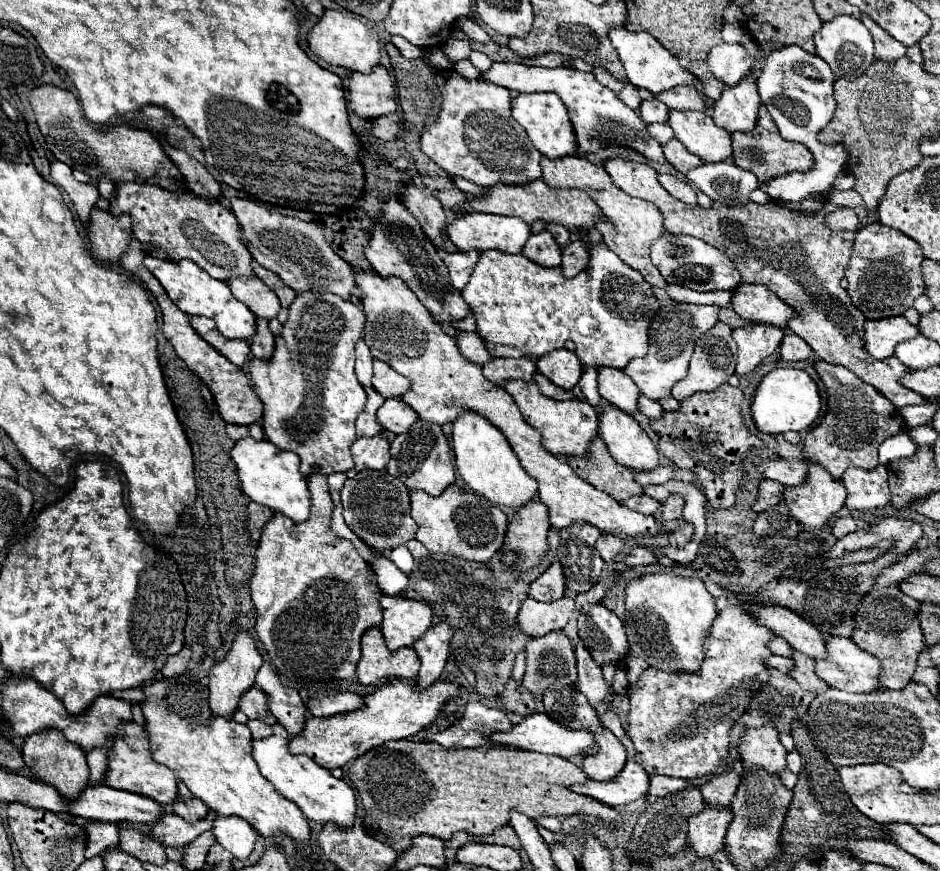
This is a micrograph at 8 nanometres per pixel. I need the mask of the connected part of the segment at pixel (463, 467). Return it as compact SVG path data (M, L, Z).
M463 411L451 425L457 471L475 493L487 497L495 505L515 509L535 497L537 481L523 471L517 455L509 447L509 441L497 427L493 427L493 423L489 423L483 415L477 415L475 411Z

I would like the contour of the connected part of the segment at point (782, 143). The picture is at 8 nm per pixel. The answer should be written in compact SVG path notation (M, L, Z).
M761 105L759 107L759 117L757 117L757 125L753 131L749 133L733 133L733 161L737 167L741 169L749 169L761 183L773 179L773 177L781 177L785 173L791 171L809 171L813 167L813 155L809 153L809 149L801 143L793 143L793 141L785 141L769 111Z

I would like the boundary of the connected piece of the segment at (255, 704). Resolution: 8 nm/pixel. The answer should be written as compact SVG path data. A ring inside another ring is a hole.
M251 687L247 691L247 695L243 695L239 699L239 711L243 711L249 719L261 719L261 721L265 721L269 725L275 725L277 723L277 719L273 717L273 713L269 713L267 697L257 687Z

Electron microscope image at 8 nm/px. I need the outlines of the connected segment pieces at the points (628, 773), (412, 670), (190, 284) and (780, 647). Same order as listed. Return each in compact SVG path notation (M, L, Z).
M625 739L623 745L627 749L627 763L621 769L621 775L615 775L609 781L585 781L581 785L573 785L571 789L605 805L623 805L629 801L643 799L649 789L649 777L643 767L633 759L631 739Z
M371 627L361 637L361 661L357 665L357 679L363 685L379 685L379 683L385 683L385 679L409 681L419 673L419 665L421 663L417 659L417 653L413 651L413 647L401 647L401 651L391 653L385 645L385 639L383 639L379 627Z
M145 257L145 267L155 273L155 277L159 279L159 283L163 285L163 289L167 291L169 299L183 311L189 315L203 315L209 317L217 323L219 333L225 339L249 339L255 335L255 315L237 299L233 299L229 285L225 281L217 281L213 277L209 277L205 271L201 271L201 267L197 267L195 263L183 259L183 261L163 261L157 257Z
M781 637L769 639L769 649L771 649L771 653L785 655L785 657L789 657L793 653L793 649L789 649L789 643L785 643L785 639L781 639Z

